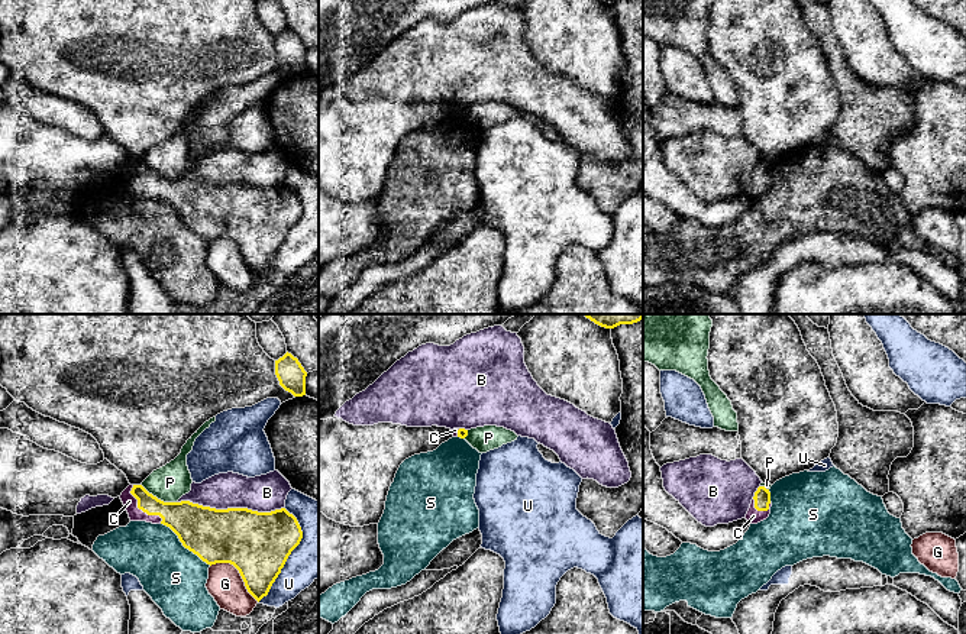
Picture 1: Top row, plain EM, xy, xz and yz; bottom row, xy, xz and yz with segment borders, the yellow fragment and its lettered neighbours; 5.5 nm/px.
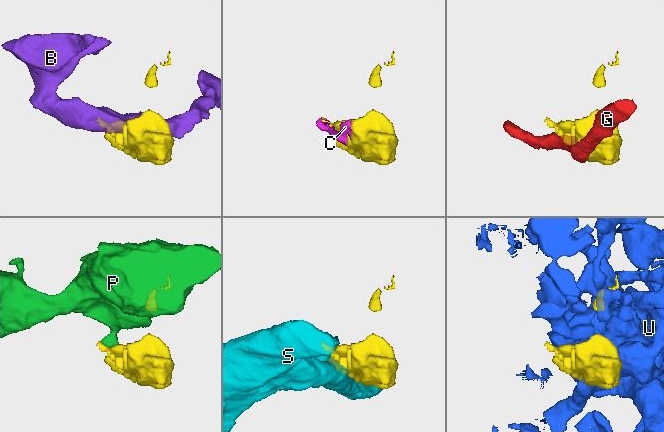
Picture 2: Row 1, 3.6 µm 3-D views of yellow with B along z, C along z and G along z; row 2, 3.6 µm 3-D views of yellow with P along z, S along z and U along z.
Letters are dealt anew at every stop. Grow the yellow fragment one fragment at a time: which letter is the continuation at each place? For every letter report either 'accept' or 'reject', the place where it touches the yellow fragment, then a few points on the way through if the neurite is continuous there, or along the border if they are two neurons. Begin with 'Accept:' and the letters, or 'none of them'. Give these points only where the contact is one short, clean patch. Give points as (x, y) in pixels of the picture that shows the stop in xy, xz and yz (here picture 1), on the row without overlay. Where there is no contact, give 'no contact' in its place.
Accept: C
B: reject; contact xy (230, 184)
C: accept; contact xy (141, 184)
G: reject; contact xy (239, 248)
P: reject; contact xy (157, 174); border xy (141, 161), (158, 174), (175, 178)
S: reject; contact xy (184, 222)
U: reject; contact xy (290, 229)

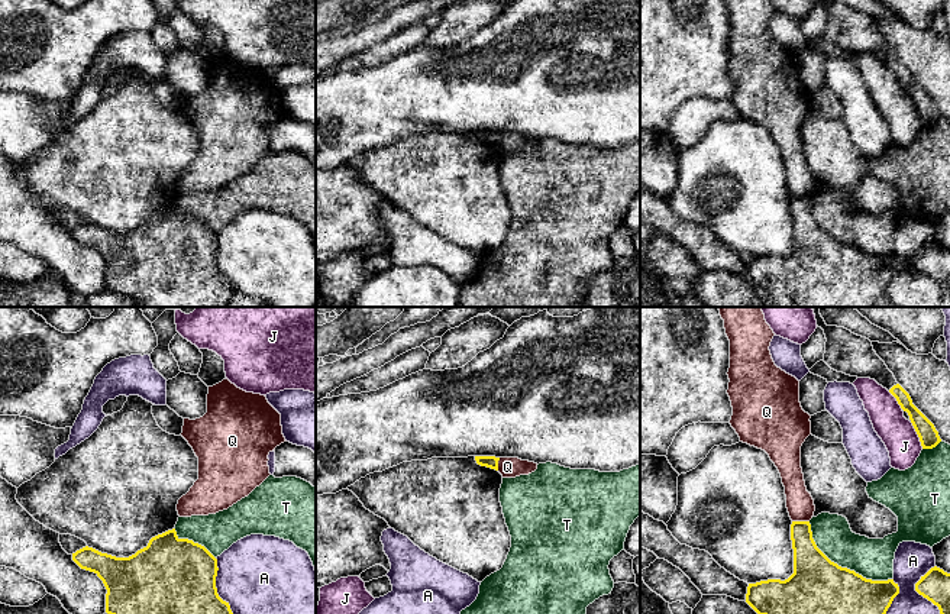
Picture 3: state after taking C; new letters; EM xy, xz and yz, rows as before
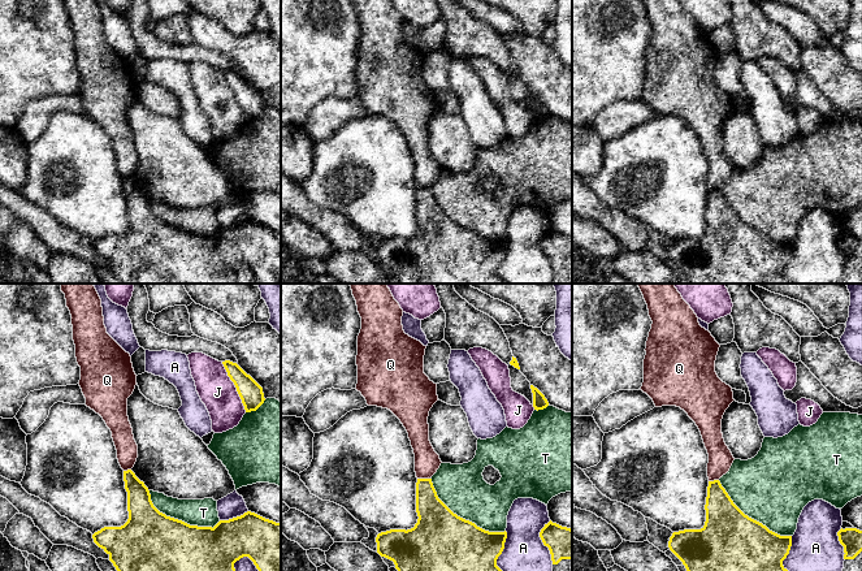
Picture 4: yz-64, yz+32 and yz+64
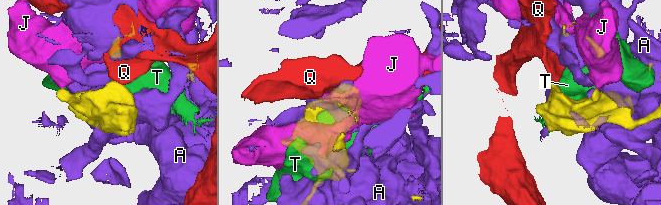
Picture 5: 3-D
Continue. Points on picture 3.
Accept: none of them
A: reject; contact yz (921, 270)
J: reject; contact yz (917, 109)
Q: reject; contact yz (801, 197); border yz (792, 196), (808, 197)
T: reject; contact yz (840, 242)

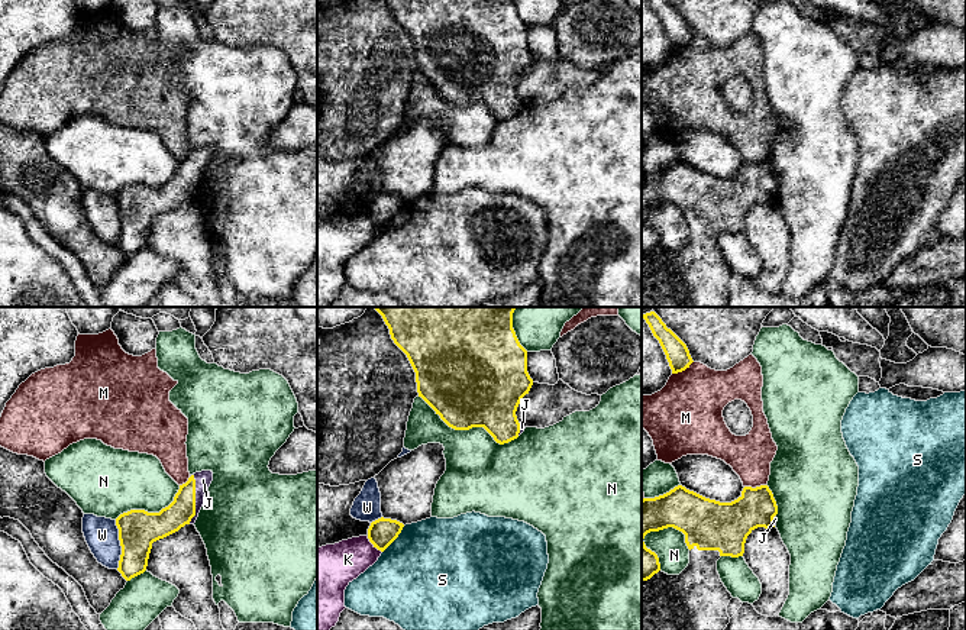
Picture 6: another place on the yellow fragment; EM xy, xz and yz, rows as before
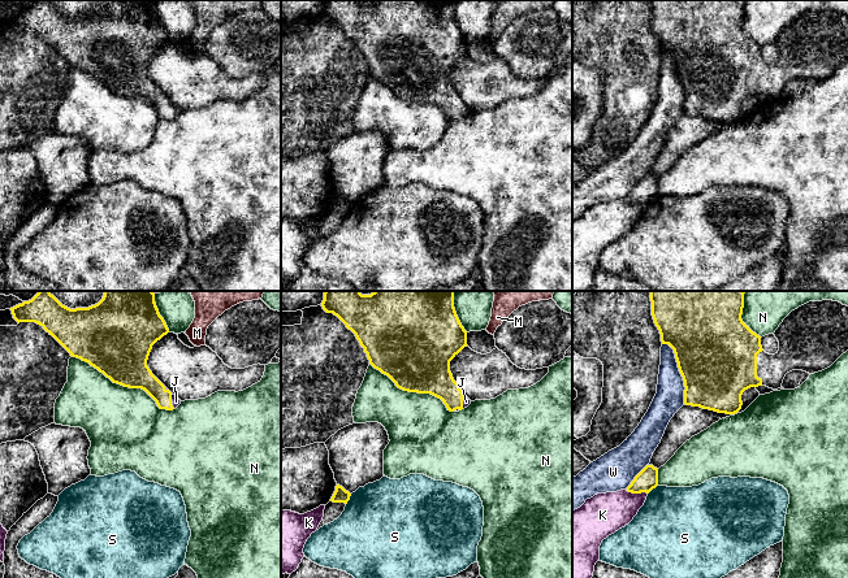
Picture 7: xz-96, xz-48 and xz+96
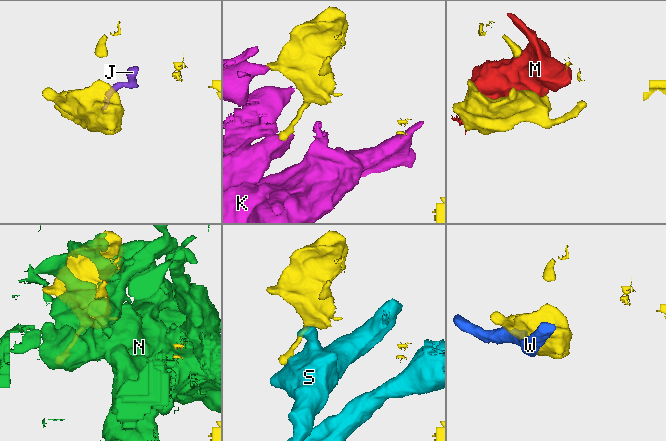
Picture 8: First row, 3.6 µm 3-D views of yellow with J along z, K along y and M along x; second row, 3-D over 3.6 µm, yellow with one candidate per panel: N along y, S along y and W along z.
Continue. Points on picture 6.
Accept: J
J: accept; contact xy (194, 174)
K: reject; contact xz (374, 220); border xz (367, 212), (381, 228)
M: reject; contact yz (682, 45)
N: reject; contact xz (469, 103)
S: reject; contact xz (396, 213)
W: reject; contact xy (120, 220)

